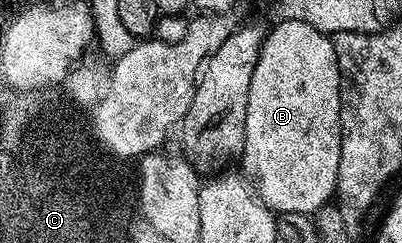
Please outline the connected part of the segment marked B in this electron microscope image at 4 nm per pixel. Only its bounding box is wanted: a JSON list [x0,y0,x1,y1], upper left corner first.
[242,20,342,214]

